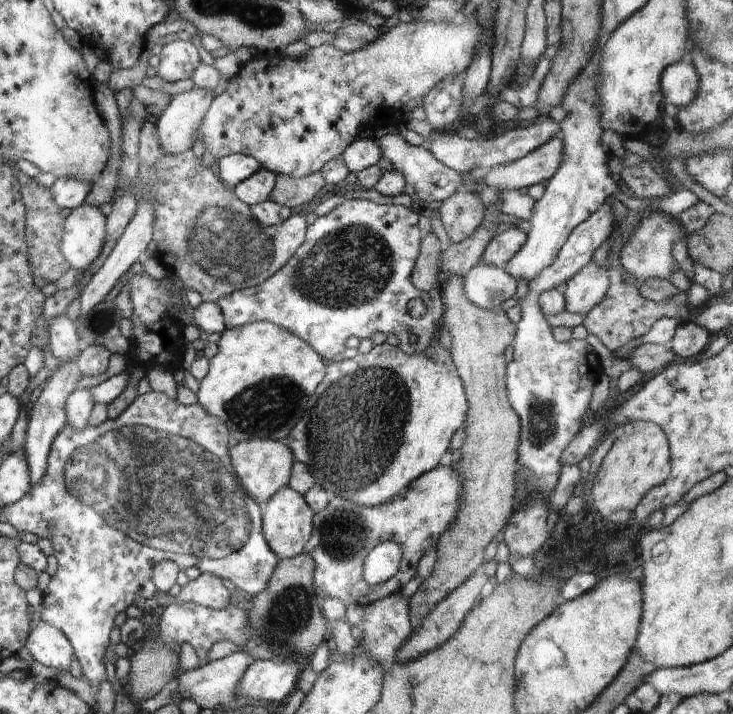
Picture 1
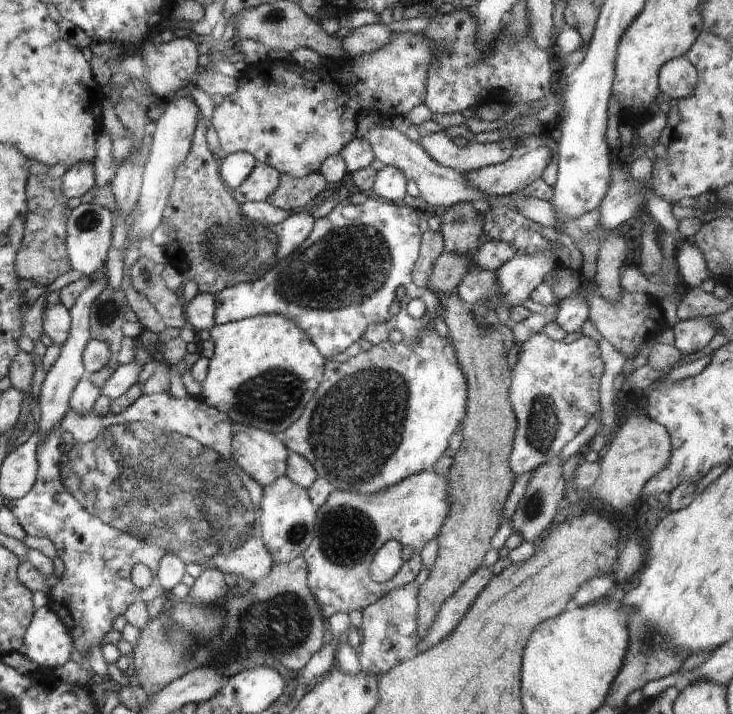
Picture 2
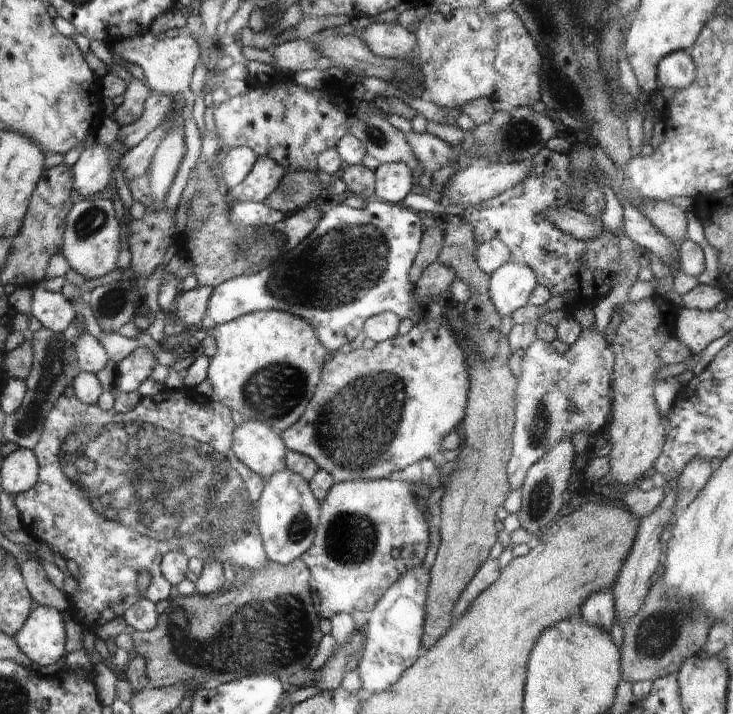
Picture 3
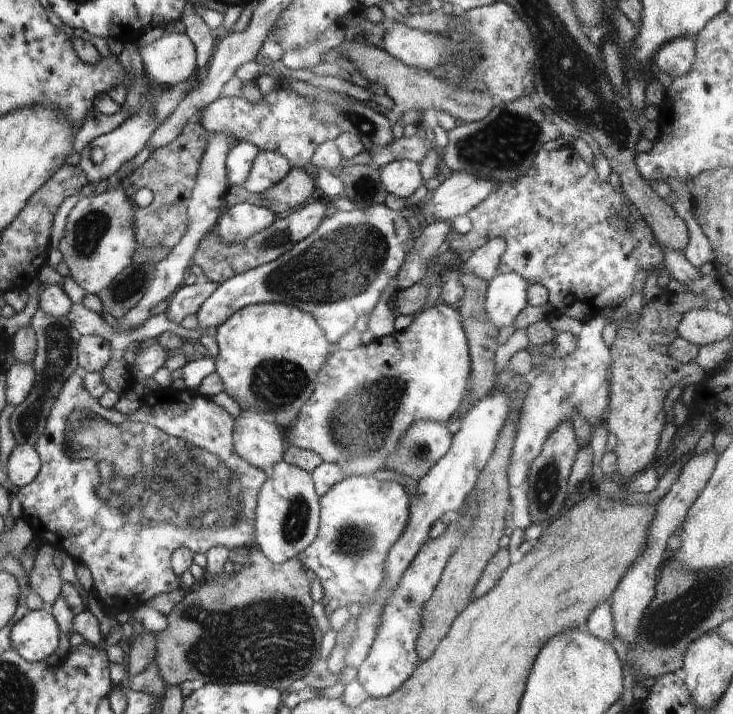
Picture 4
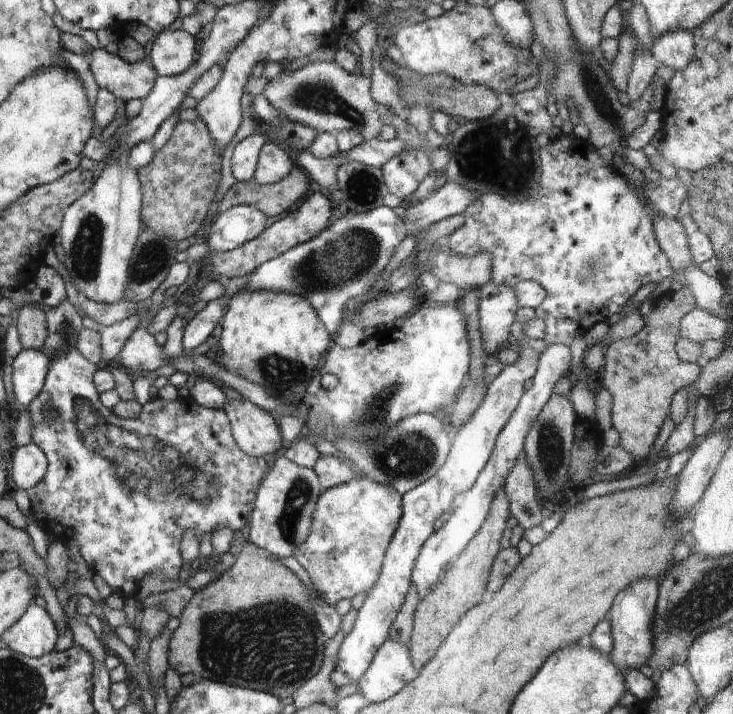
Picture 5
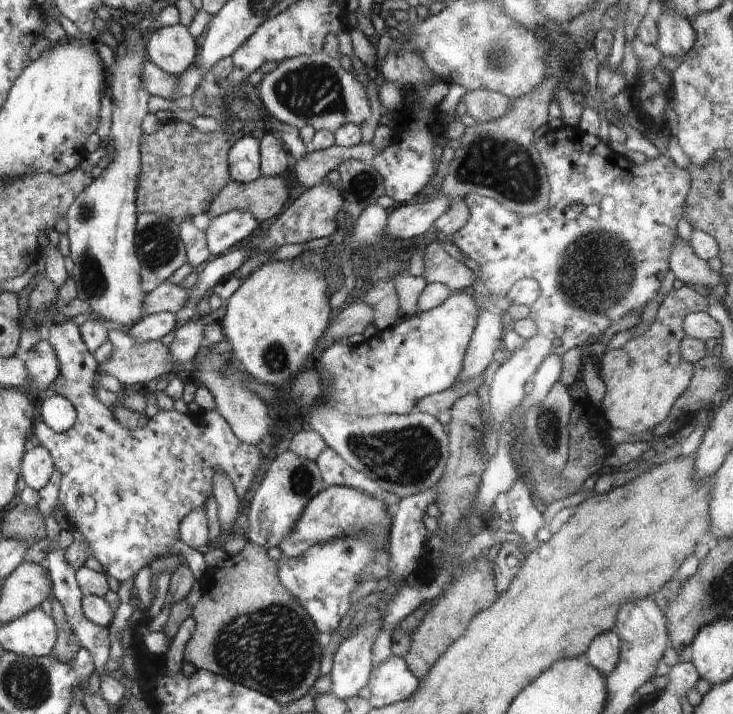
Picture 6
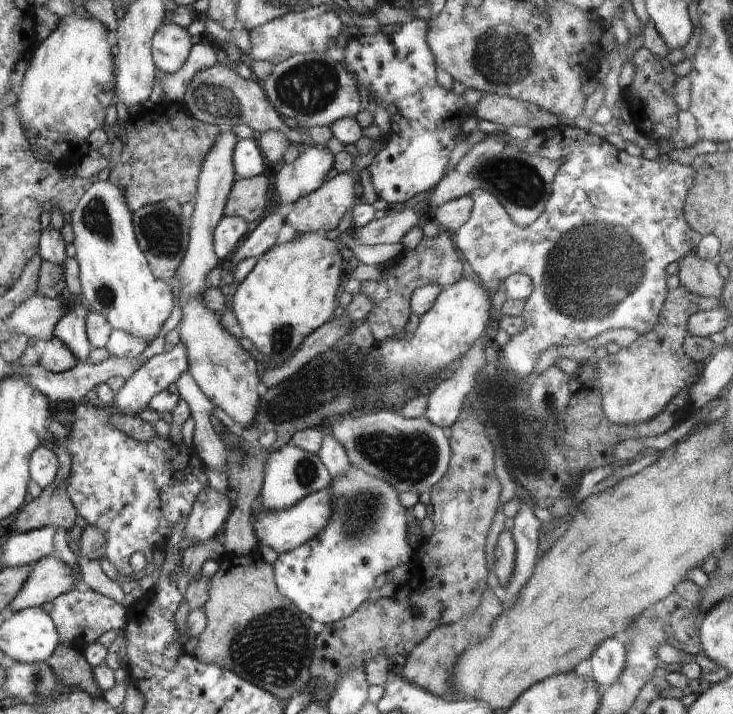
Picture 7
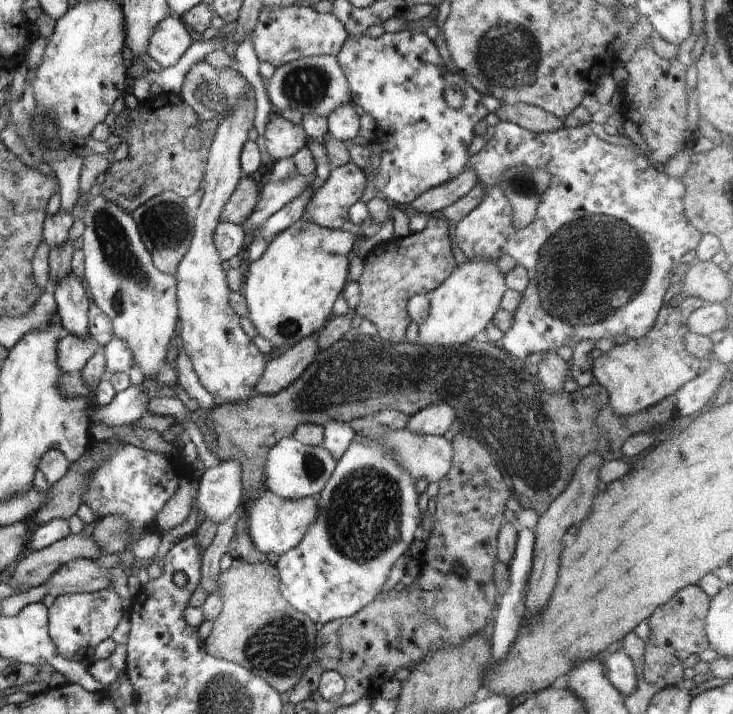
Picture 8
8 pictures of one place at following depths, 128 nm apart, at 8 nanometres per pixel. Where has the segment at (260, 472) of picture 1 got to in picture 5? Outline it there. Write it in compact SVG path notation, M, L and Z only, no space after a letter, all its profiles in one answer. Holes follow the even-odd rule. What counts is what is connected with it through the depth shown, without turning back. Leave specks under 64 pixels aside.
M227 399L223 411L231 424L236 444L255 457L279 454L286 443L279 432L279 424L268 411L252 404L248 399Z

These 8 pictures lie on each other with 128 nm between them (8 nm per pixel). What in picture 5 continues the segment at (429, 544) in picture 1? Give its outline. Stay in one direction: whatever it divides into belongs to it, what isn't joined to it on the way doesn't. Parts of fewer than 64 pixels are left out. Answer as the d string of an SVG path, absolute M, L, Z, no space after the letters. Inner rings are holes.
M366 477L354 478L348 482L345 482L344 484L323 491L323 493L318 497L317 503L314 507L310 532L308 533L306 540L303 540L302 544L299 544L294 549L293 556L302 566L304 566L304 570L308 572L308 576L310 576L316 590L323 594L326 602L335 606L339 600L351 599L353 596L356 596L356 594L360 594L360 592L368 592L374 586L374 584L376 584L379 574L381 573L380 566L383 563L383 556L388 548L390 539L394 536L394 531L398 526L398 521L400 520L401 516L402 497L394 490L394 488L388 484L378 484L377 482L371 481Z

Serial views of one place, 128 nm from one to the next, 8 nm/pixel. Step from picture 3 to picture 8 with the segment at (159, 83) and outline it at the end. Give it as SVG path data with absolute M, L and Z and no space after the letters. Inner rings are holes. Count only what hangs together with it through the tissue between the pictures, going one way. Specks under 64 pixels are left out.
M169 14L155 28L147 54L166 68L174 66L192 43L188 27L181 19Z

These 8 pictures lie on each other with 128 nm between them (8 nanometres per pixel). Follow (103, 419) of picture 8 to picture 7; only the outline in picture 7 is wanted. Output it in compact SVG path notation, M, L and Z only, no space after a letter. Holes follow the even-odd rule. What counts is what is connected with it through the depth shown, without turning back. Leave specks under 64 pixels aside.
M180 341L170 352L163 351L152 356L148 361L141 364L130 378L125 380L122 388L115 393L112 404L120 415L138 415L141 410L149 406L153 396L165 391L171 384L175 383L183 372L188 371L188 357L184 343Z

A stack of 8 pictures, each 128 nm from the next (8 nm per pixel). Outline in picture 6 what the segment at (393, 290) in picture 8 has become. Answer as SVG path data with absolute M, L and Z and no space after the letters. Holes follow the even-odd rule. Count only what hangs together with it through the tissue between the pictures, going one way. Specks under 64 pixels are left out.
M440 243L428 244L423 257L425 271L423 278L427 283L445 284L452 293L471 290L476 276L466 264L454 259Z

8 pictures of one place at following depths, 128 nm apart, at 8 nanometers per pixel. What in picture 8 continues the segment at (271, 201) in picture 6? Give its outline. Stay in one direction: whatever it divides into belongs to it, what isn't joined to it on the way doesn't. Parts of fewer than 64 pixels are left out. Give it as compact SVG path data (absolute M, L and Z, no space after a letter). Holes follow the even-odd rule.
M244 174L224 205L219 219L223 223L241 225L253 213L259 191L260 185L251 176Z

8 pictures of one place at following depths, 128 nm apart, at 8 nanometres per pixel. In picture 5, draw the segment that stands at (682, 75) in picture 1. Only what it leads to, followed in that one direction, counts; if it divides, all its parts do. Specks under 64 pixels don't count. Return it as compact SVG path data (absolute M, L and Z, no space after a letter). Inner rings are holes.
M670 29L654 40L650 51L659 64L666 64L674 70L682 70L693 59L695 40L688 29Z

